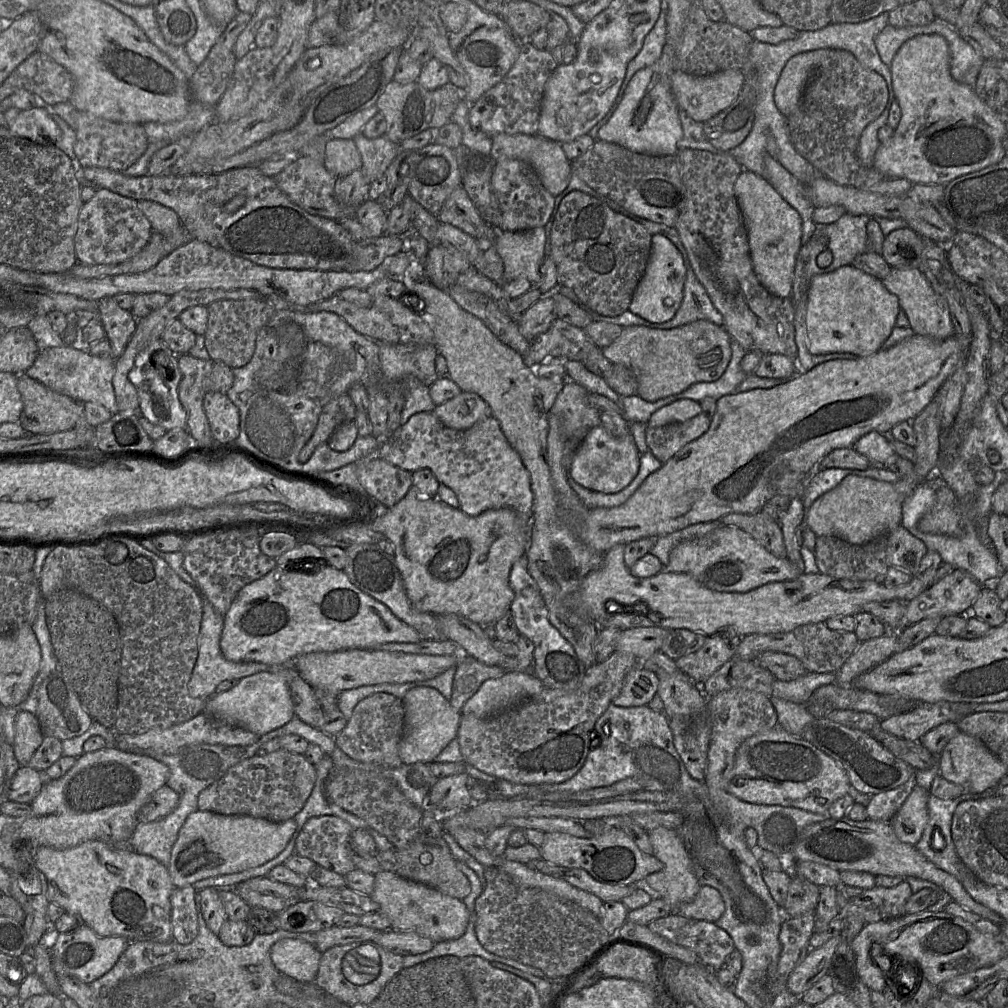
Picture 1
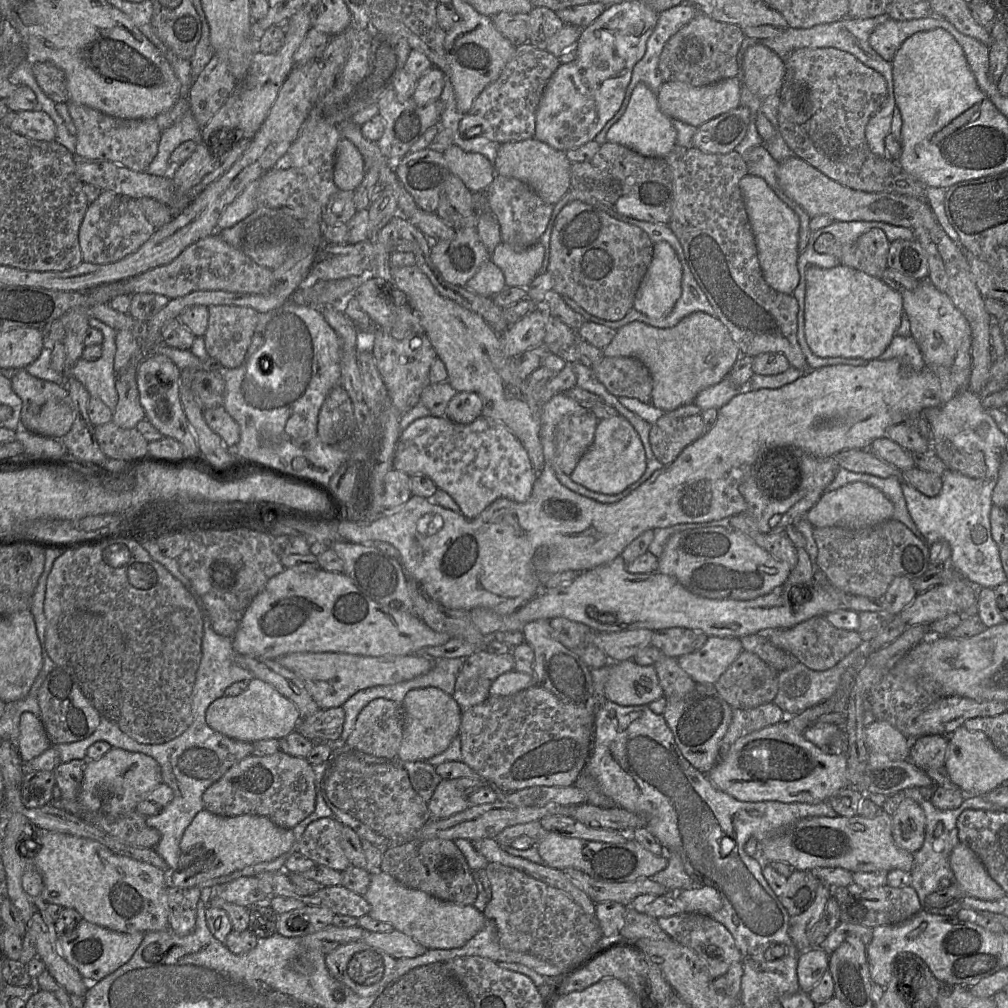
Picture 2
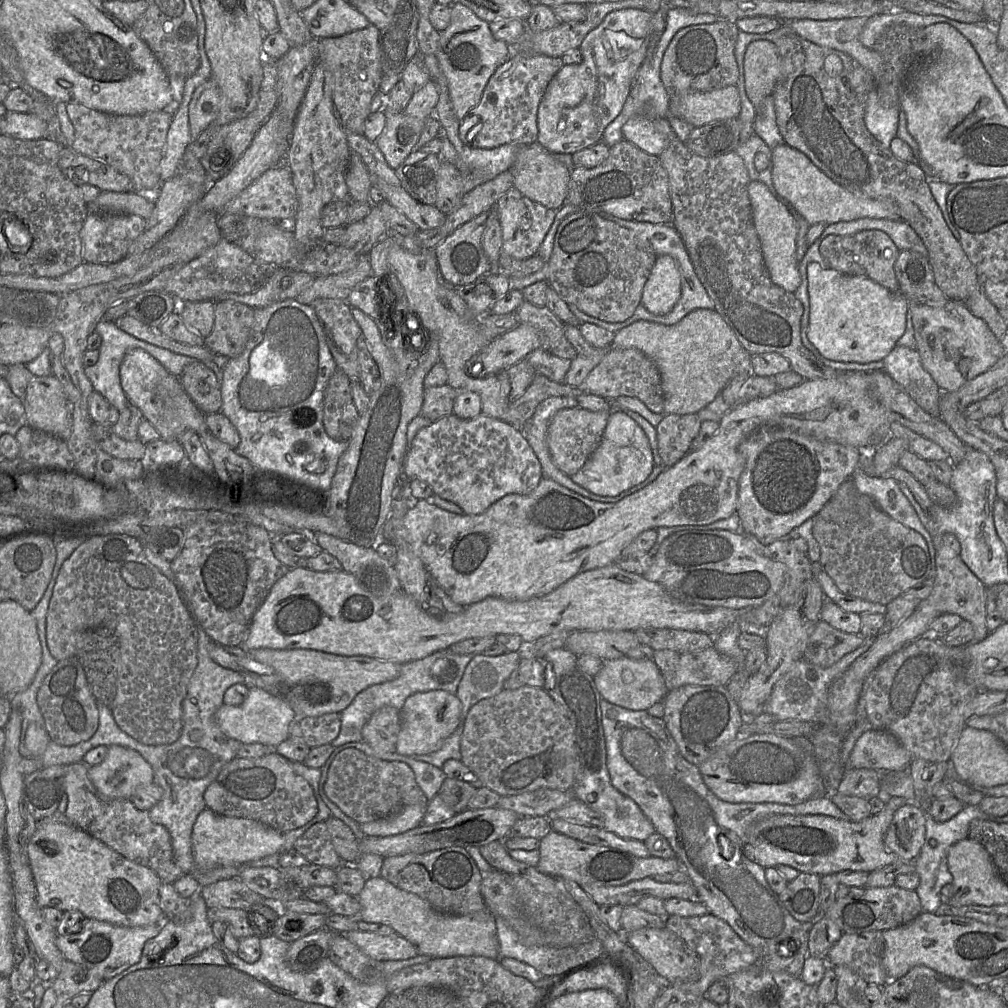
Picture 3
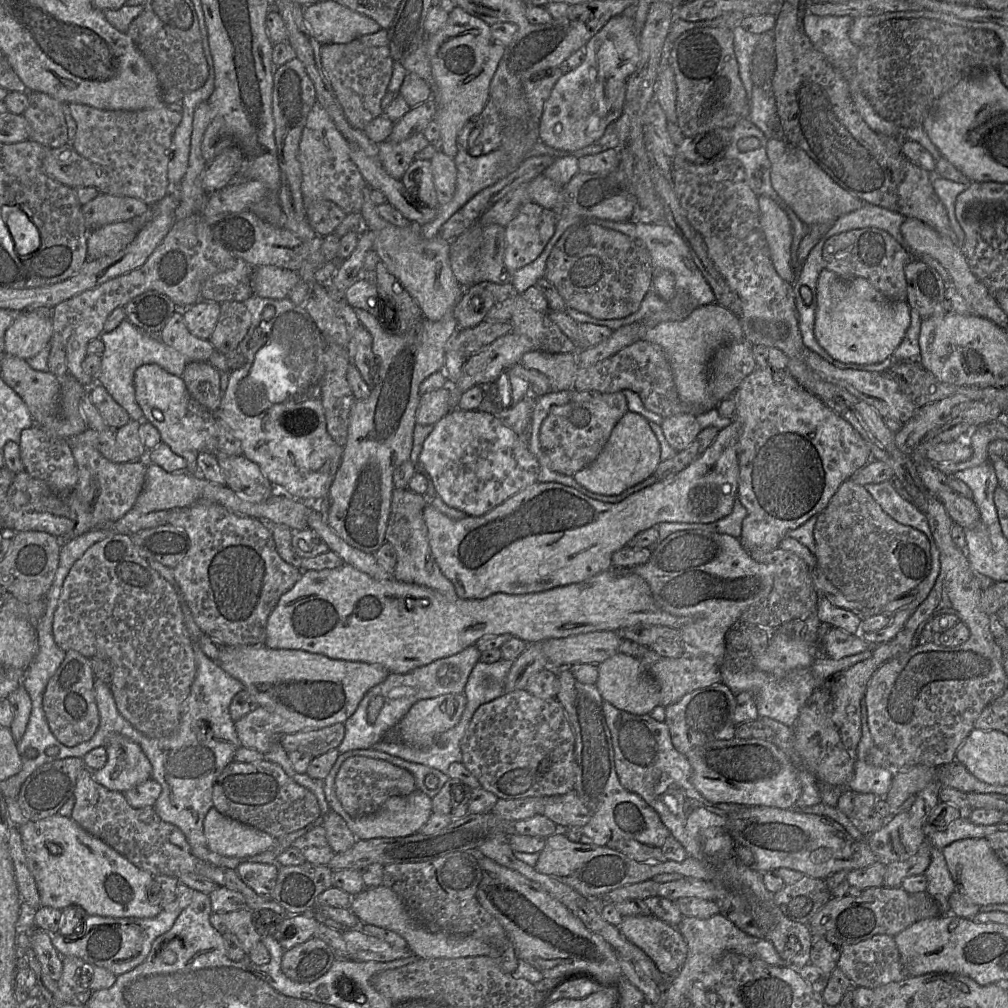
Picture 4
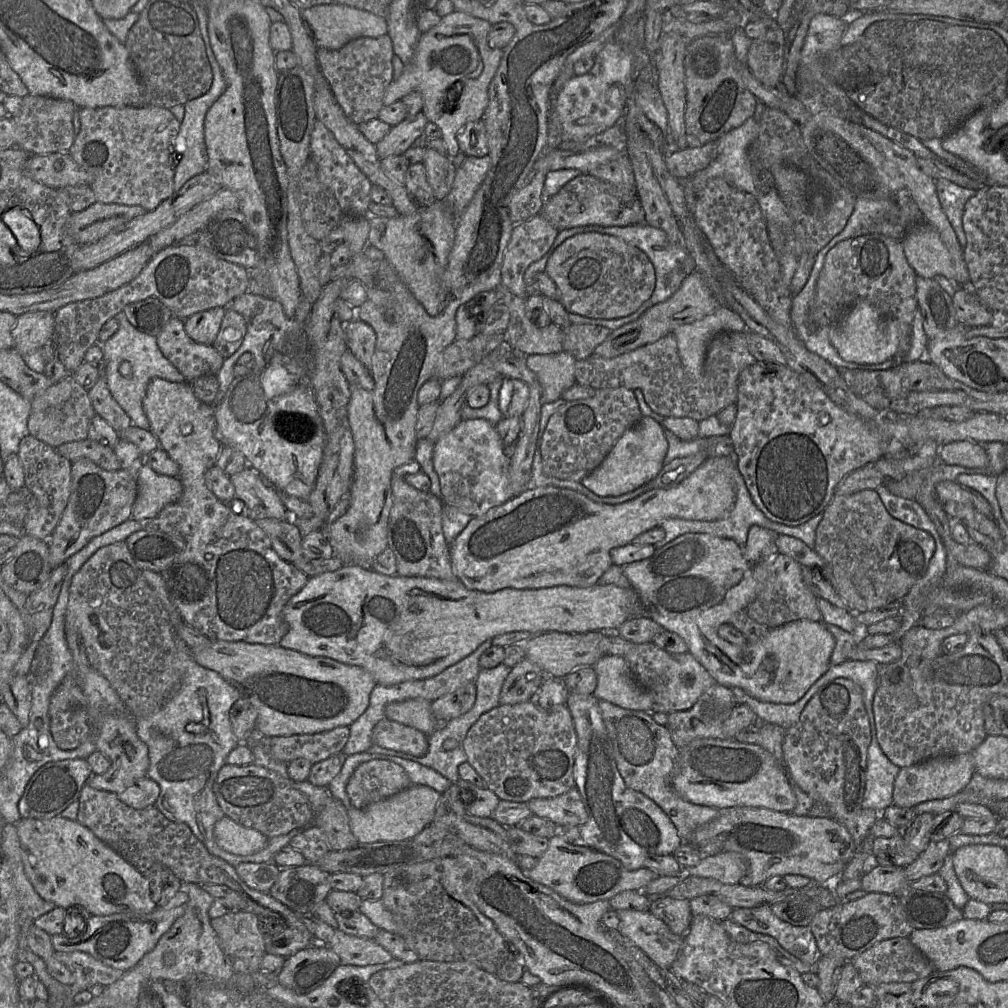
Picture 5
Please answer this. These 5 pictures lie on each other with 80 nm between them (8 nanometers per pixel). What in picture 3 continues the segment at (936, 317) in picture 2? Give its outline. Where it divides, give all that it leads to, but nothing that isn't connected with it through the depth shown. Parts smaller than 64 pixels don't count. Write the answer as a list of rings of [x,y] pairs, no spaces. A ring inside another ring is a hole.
[[[950,299],[939,307],[910,303],[909,312],[912,315],[916,347],[921,363],[942,392],[958,390],[967,382],[990,369],[1007,351],[1006,345],[995,336],[987,323],[975,316],[962,302]]]

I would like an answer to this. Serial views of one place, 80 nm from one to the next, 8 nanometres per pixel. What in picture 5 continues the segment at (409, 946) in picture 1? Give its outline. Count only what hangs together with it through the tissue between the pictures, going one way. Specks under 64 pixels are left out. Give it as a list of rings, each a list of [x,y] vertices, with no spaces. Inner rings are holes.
[[[335,929],[329,948],[338,956],[340,964],[367,966],[389,962],[392,955],[374,939],[346,934]]]

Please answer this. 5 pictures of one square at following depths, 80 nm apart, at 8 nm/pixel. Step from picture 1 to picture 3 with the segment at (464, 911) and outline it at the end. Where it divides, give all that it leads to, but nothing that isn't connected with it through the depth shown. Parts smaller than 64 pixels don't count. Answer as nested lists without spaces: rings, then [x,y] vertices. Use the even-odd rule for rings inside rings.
[[[382,876],[369,878],[357,899],[361,909],[358,919],[390,926],[430,958],[484,956],[499,960],[499,942],[494,916],[488,911],[470,915],[452,915],[436,911],[418,895],[402,890]]]

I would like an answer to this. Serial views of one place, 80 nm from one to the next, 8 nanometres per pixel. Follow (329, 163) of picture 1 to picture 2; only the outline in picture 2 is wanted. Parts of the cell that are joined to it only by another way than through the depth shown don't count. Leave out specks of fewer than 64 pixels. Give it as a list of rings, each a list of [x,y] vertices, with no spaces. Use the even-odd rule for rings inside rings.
[[[342,137],[336,149],[334,182],[341,190],[355,191],[365,174],[364,159],[353,143]]]

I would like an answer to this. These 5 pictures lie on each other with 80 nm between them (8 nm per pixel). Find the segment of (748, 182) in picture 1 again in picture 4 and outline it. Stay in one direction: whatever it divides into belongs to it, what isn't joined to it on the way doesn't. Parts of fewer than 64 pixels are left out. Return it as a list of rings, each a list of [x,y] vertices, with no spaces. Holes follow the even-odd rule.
[[[760,195],[757,200],[760,226],[775,270],[783,280],[793,284],[796,271],[791,264],[791,222],[785,211],[771,198]]]

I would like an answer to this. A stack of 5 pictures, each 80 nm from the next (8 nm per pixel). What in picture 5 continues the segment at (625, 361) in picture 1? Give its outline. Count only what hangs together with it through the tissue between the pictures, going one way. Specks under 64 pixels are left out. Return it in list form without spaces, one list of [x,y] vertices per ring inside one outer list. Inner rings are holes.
[[[724,305],[718,306],[709,315],[675,328],[671,335],[677,341],[687,377],[693,381],[701,377],[707,347],[717,334],[724,331],[743,332],[745,329],[746,325],[740,316]]]

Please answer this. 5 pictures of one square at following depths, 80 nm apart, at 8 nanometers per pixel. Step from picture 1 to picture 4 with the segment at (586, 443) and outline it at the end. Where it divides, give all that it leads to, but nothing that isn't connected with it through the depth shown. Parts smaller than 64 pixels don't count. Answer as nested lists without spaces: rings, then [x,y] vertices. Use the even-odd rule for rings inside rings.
[[[628,411],[613,428],[598,457],[572,477],[593,493],[614,496],[647,479],[659,464],[660,446],[649,421],[641,414]]]

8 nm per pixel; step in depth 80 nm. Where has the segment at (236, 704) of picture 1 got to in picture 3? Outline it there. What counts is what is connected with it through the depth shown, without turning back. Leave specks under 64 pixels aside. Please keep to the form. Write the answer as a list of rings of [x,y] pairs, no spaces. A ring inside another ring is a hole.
[[[259,687],[248,688],[244,702],[239,706],[223,704],[214,718],[222,732],[242,744],[260,743],[276,748],[289,737],[291,724],[296,714],[290,705],[279,697]]]

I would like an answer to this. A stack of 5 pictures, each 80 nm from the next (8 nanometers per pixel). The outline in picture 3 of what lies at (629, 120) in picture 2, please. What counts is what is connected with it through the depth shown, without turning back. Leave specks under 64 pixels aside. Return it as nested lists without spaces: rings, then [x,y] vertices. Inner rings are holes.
[[[635,114],[622,128],[623,140],[657,157],[664,151],[671,133],[674,132],[668,118],[652,119],[644,114]]]

